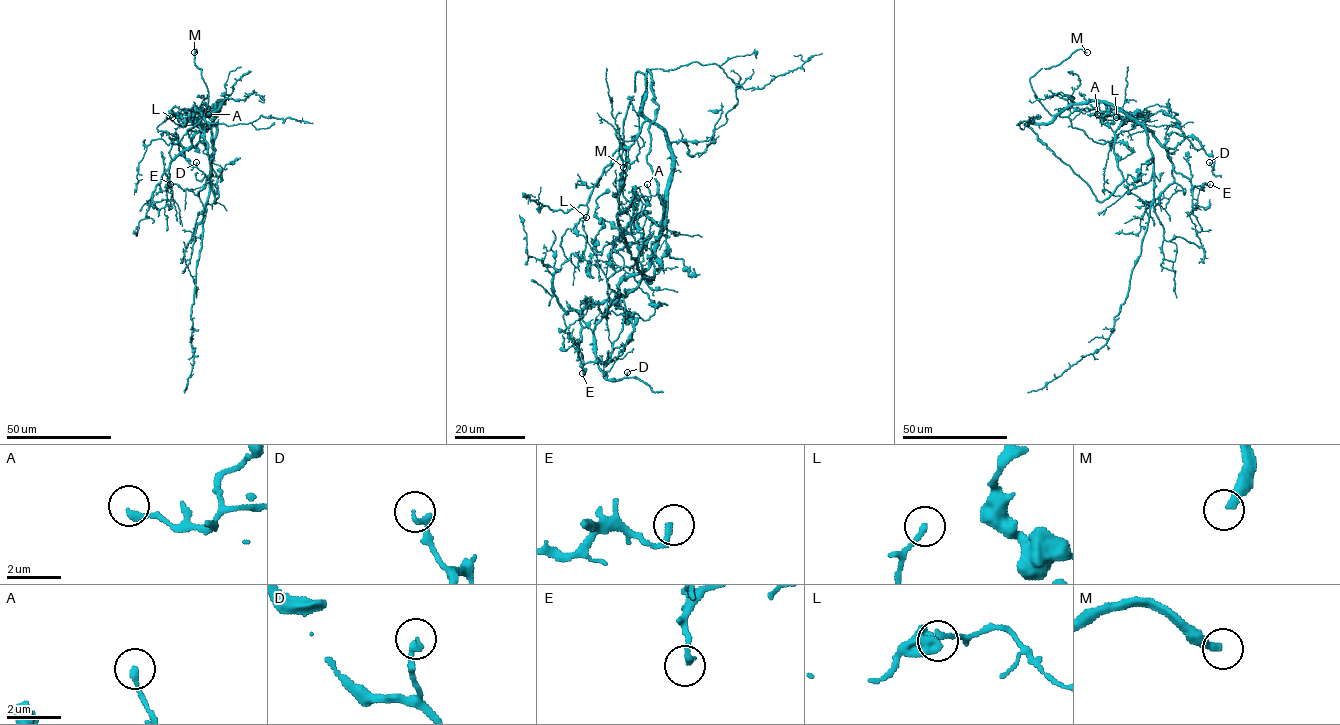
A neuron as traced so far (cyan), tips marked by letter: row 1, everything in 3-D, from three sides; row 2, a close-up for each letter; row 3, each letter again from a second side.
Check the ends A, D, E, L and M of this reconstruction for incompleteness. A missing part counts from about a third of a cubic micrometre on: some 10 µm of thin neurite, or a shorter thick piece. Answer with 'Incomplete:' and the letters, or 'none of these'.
Incomplete: E, M

